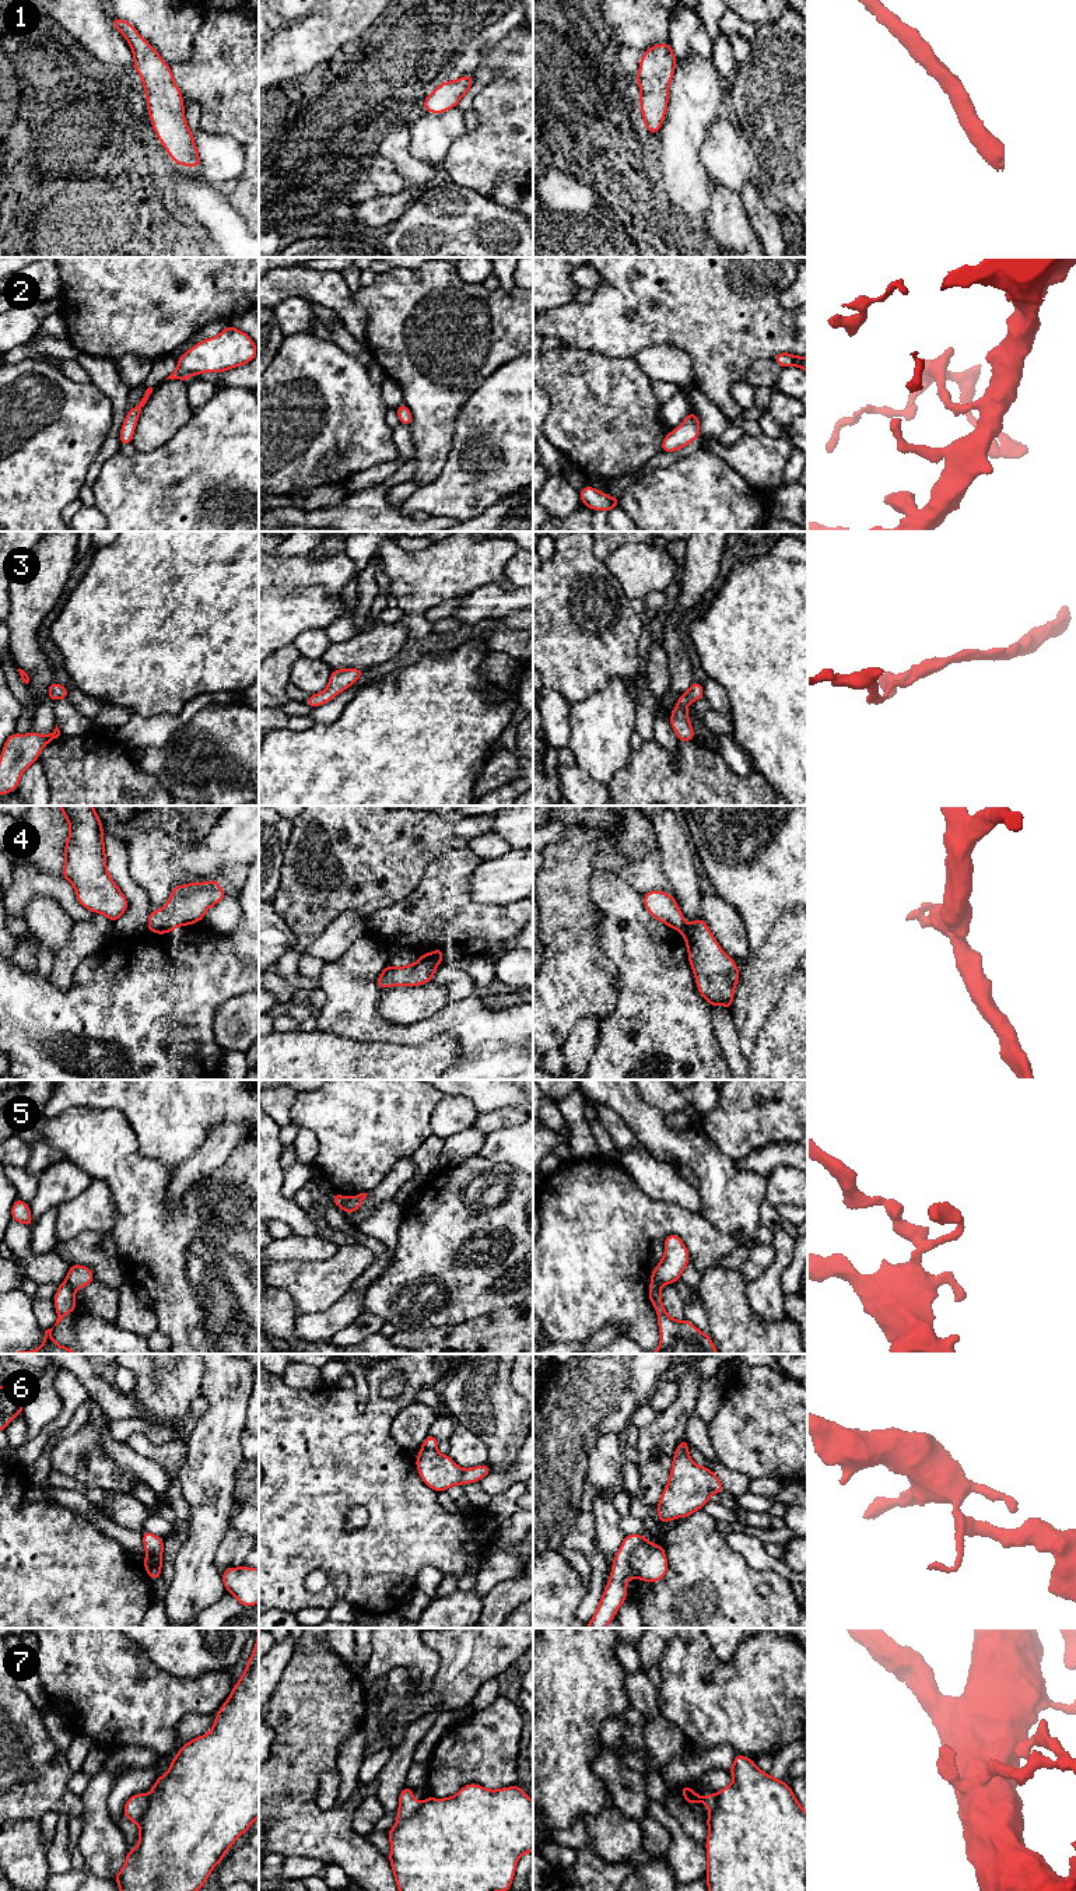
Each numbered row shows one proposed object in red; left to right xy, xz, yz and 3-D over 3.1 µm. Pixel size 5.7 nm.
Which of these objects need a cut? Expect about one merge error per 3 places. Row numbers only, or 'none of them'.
4, 5, 6, 7

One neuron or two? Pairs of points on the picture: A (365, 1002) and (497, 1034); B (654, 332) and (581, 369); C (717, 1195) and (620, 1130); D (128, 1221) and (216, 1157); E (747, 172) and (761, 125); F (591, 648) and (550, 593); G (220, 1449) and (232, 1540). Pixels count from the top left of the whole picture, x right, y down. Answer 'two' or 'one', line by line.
A: one
B: two
C: two
D: two
E: two
F: one
G: two

